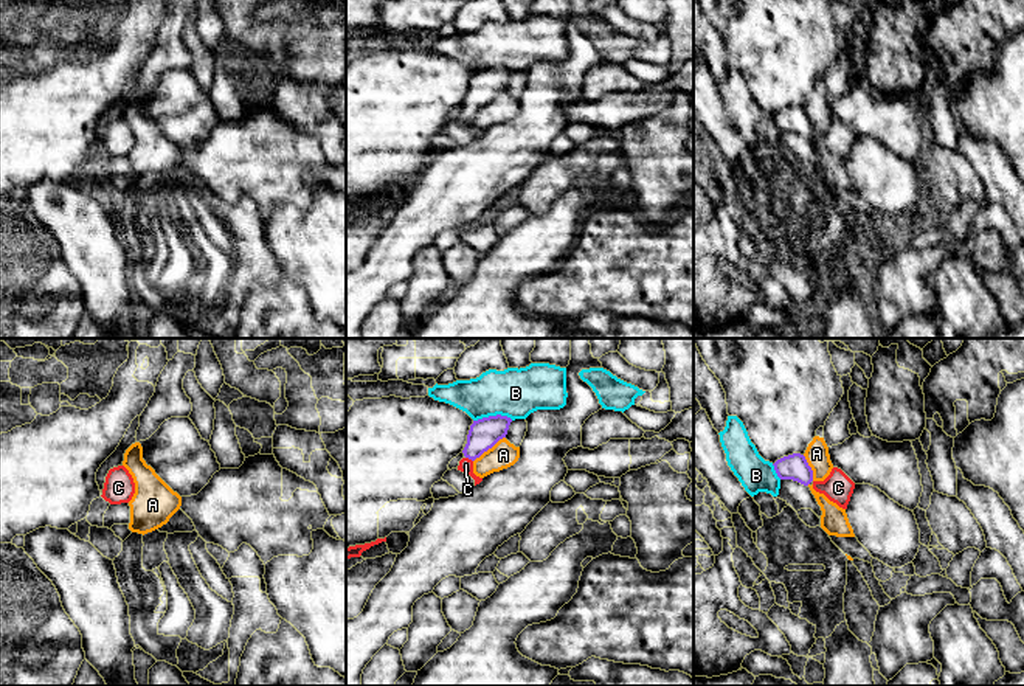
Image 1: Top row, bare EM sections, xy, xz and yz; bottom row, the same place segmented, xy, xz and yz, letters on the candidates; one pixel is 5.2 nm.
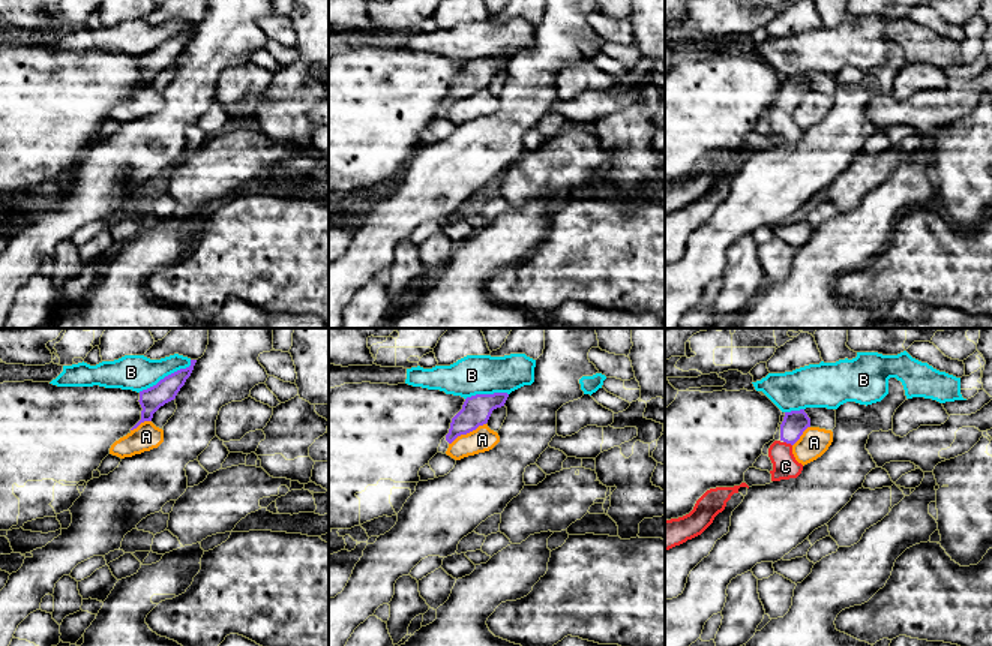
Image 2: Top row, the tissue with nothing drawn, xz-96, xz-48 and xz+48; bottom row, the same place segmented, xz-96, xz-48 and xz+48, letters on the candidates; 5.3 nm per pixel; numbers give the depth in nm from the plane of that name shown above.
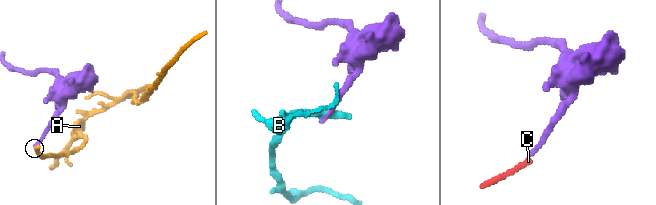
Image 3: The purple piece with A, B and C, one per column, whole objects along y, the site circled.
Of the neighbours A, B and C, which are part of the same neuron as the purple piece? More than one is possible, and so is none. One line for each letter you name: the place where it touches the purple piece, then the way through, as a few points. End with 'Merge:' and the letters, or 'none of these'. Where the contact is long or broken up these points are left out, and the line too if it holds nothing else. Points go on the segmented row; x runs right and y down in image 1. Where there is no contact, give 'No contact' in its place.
C: Touches purple at xz (469, 458). Path across: xz (484, 433), (469, 458), (466, 464)
Merge: C

